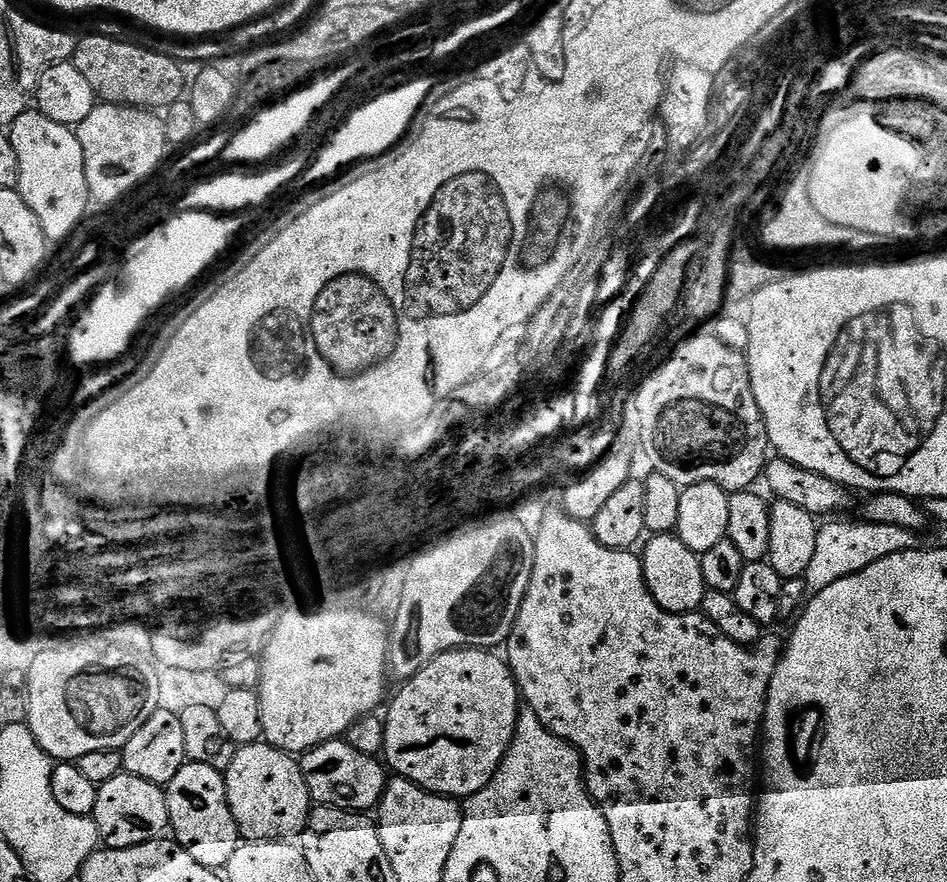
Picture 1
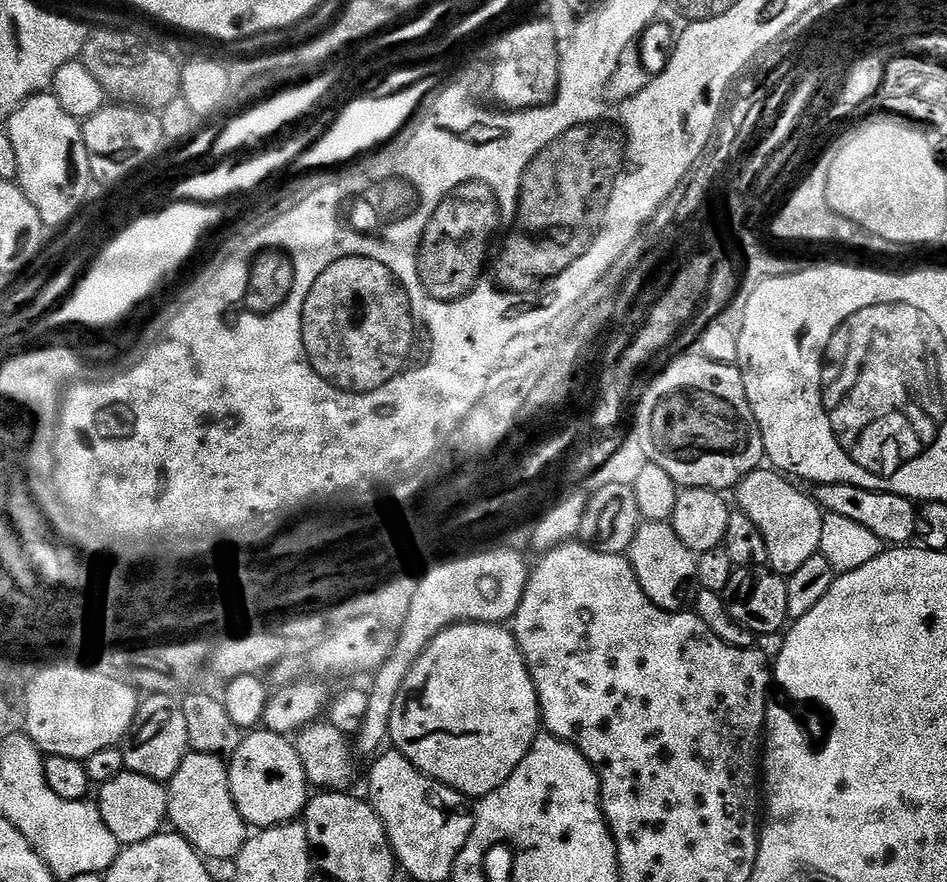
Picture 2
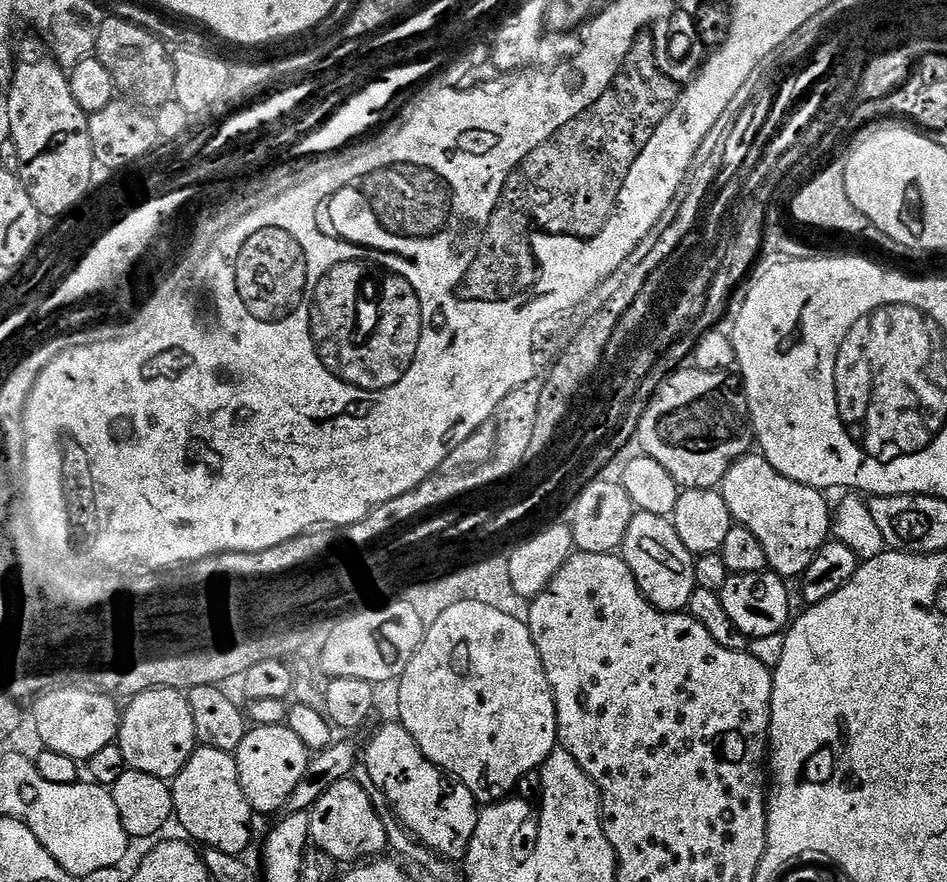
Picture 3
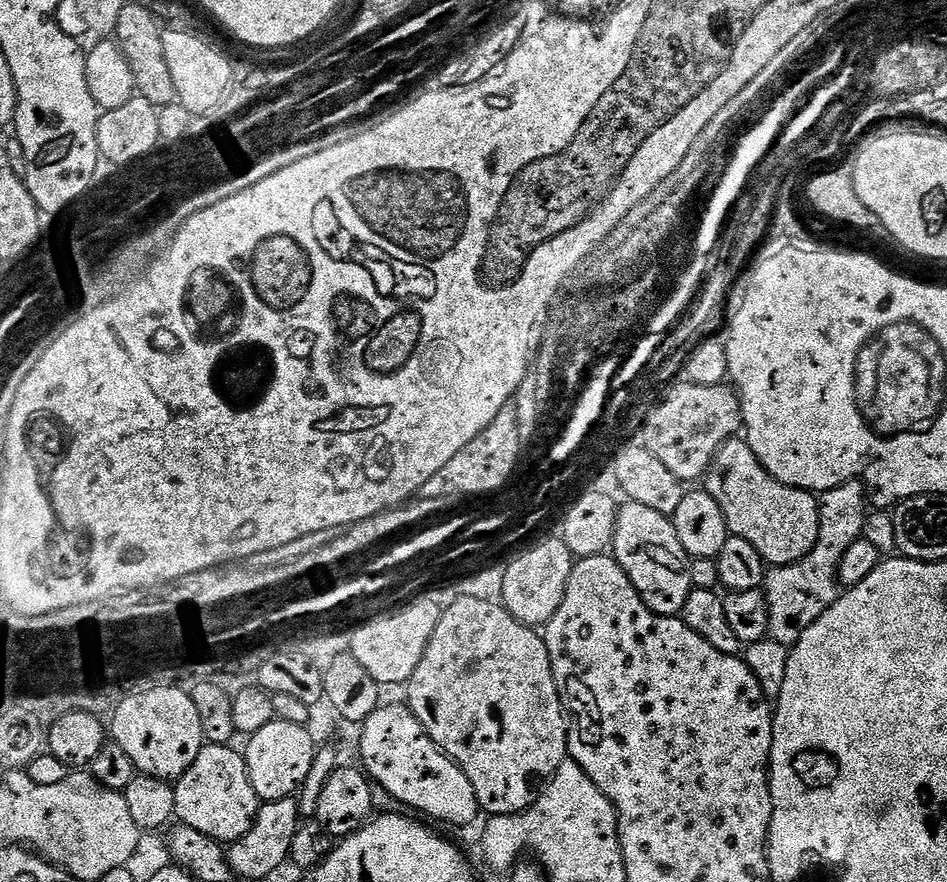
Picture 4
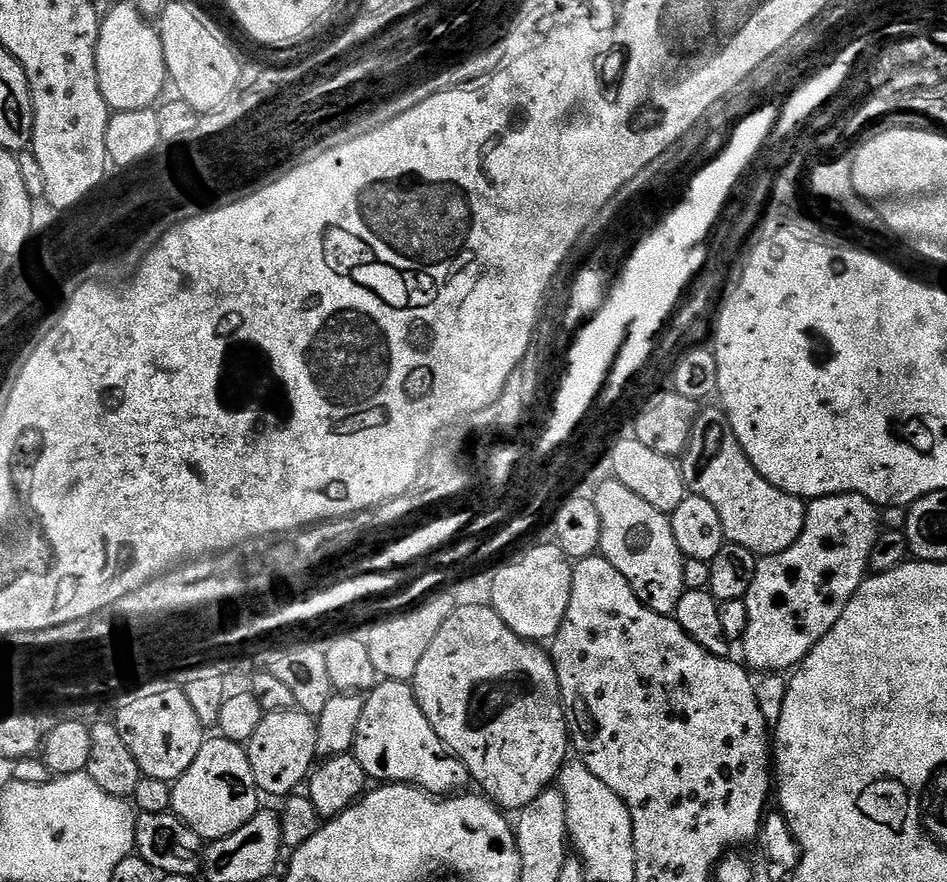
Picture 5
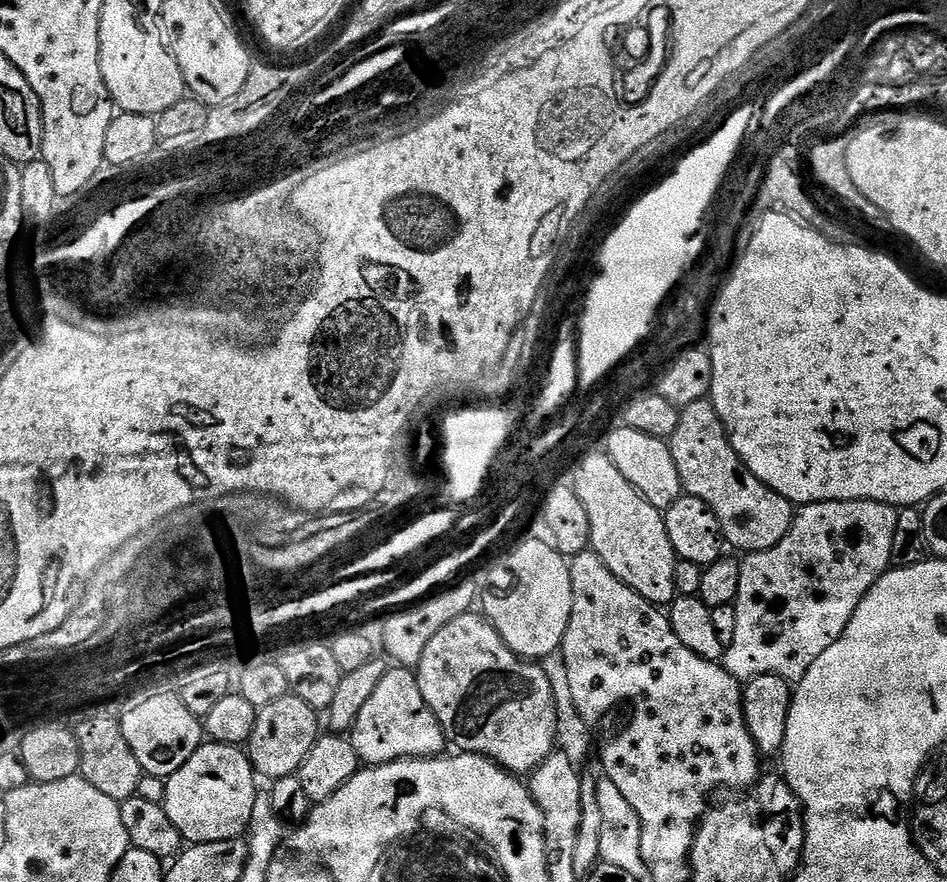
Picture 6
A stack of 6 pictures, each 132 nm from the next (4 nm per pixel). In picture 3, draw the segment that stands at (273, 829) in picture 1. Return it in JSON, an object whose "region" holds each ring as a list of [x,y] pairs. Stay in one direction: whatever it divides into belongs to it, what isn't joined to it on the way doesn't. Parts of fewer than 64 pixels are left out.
{"region":[[[287,723],[274,726],[252,726],[242,738],[242,746],[235,752],[238,778],[253,813],[276,812],[285,807],[294,794],[310,759],[308,747],[290,730]]]}

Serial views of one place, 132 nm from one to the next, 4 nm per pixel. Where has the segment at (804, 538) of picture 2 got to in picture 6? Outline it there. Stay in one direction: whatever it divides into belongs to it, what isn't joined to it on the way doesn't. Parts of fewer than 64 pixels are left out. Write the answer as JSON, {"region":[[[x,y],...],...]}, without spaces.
{"region":[[[711,399],[690,402],[690,406],[680,409],[680,421],[670,443],[684,492],[702,498],[702,502],[714,510],[724,539],[731,547],[733,544],[741,548],[744,554],[761,552],[778,546],[778,542],[786,538],[794,515],[792,501],[763,484],[744,465]]]}

